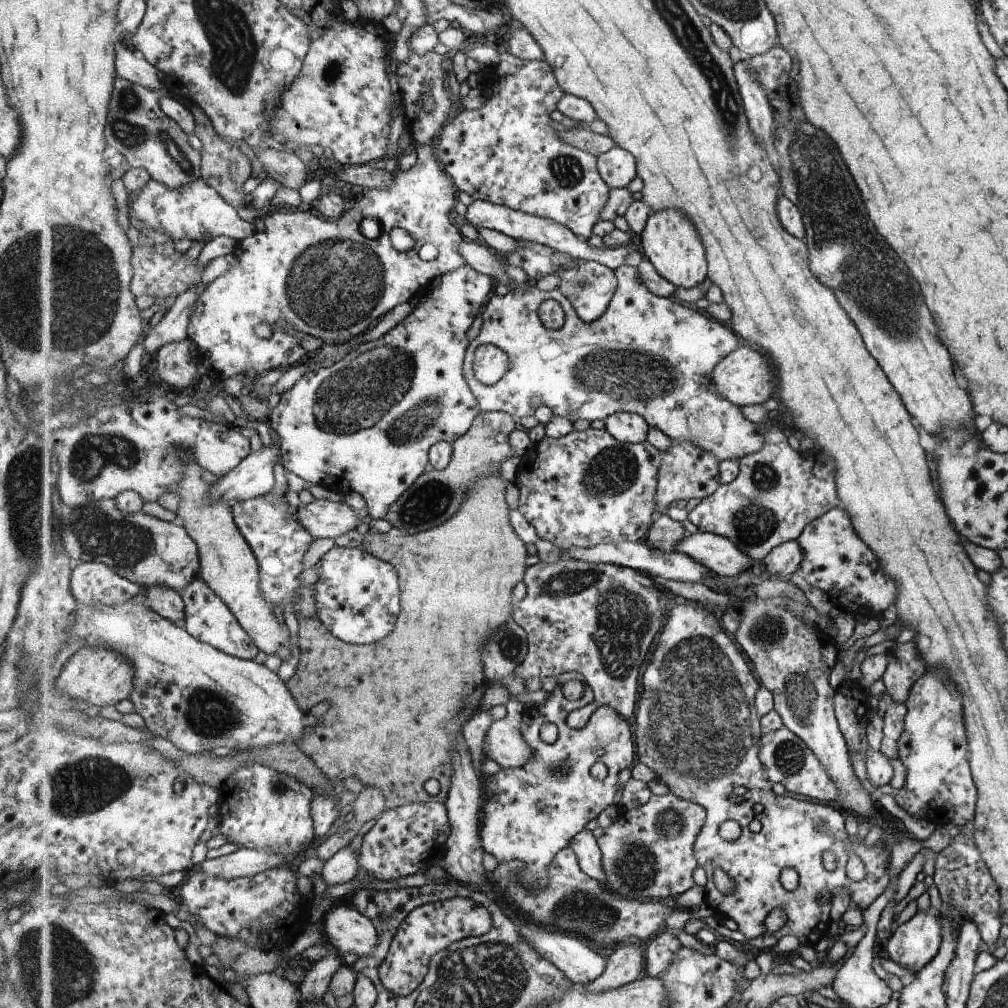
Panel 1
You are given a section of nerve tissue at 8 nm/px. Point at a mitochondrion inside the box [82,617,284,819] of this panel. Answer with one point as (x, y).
(209, 713)

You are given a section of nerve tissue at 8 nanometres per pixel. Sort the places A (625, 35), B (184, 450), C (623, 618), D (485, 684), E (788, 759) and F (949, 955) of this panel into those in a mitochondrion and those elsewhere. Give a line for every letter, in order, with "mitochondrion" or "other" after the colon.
A: other
B: other
C: mitochondrion
D: other
E: mitochondrion
F: other

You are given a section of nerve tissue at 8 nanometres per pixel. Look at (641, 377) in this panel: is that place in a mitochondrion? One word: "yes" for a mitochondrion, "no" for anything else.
yes

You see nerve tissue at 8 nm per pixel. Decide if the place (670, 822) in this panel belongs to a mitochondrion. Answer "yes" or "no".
yes

